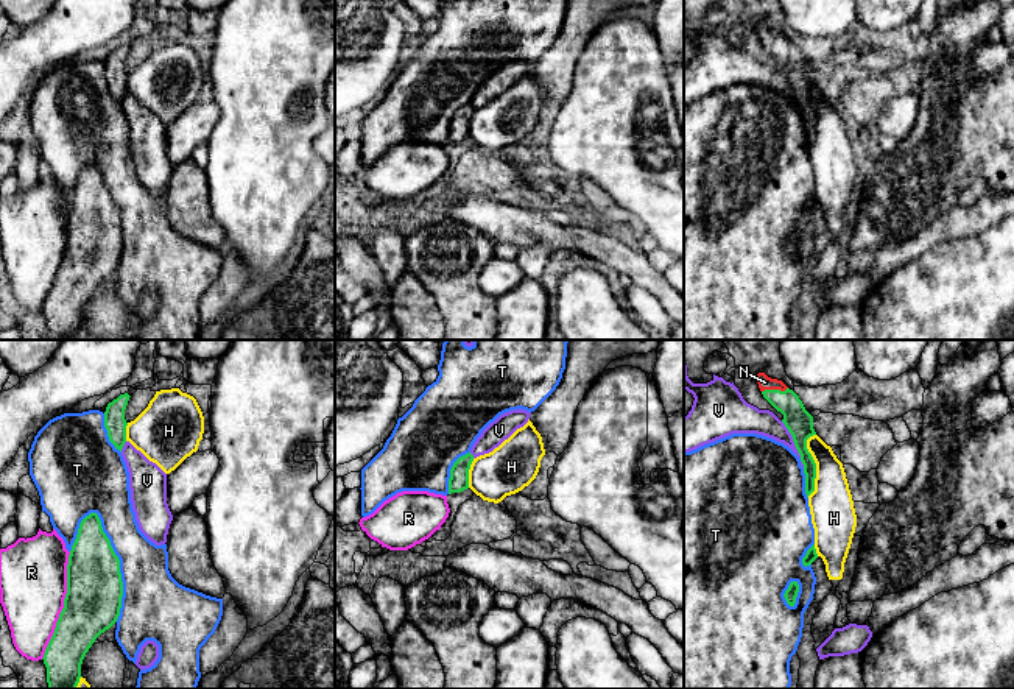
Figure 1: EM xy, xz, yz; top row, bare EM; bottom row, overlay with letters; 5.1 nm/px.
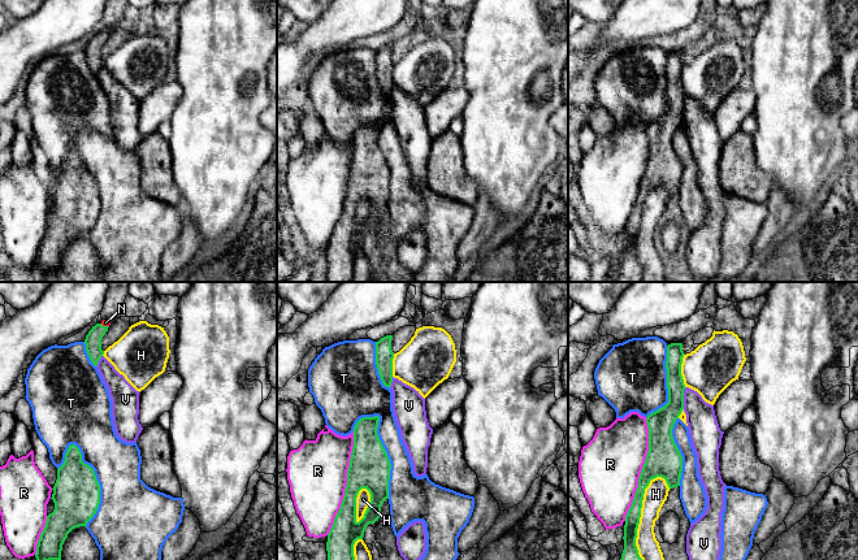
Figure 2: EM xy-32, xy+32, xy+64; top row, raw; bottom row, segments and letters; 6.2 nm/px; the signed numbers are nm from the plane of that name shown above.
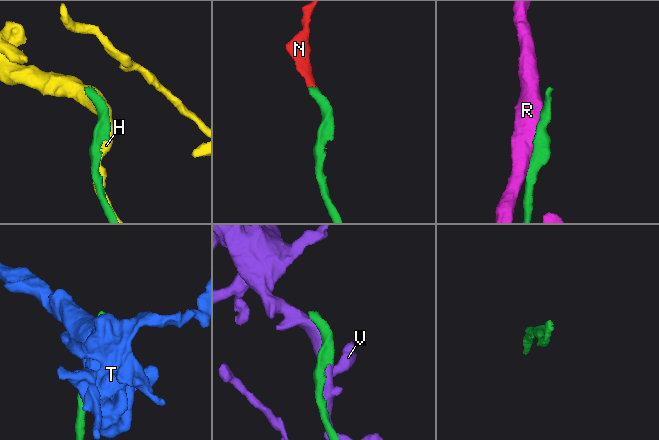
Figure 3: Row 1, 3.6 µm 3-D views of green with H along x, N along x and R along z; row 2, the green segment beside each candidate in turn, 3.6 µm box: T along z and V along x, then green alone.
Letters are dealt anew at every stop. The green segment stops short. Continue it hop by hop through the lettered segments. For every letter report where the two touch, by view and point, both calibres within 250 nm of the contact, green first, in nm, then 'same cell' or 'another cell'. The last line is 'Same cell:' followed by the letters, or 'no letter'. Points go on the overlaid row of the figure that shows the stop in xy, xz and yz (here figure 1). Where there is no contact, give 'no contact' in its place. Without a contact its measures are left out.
H: contact yz (815, 465); calibres 140 and 220 nm; another cell
N: contact yz (774, 390); calibres 140 and 70 nm; same cell
R: contact xy (64, 605); calibres 300 and 360 nm; another cell
T: contact xy (119, 565); calibres 300 and 300 nm; another cell
V: contact yz (795, 445); calibres 140 and 130 nm; another cell
Same cell: N

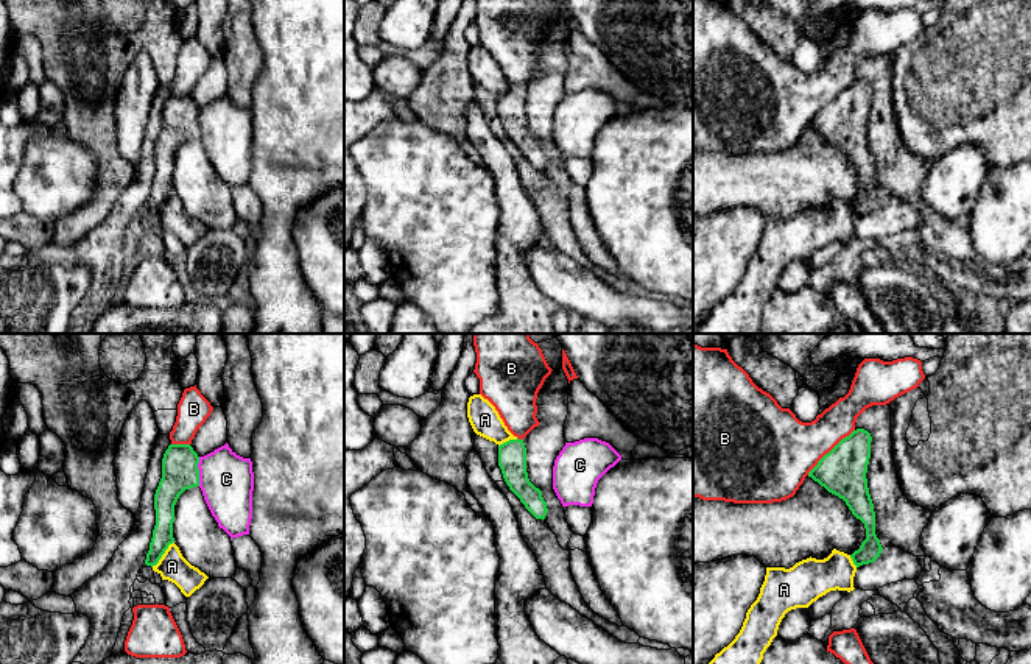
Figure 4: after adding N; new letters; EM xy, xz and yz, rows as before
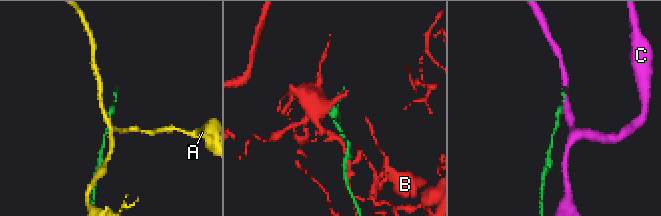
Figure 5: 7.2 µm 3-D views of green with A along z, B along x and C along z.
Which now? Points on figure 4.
A: contact xy (162, 554); calibres 110 and 150 nm; another cell
B: contact yz (830, 451); calibres 240 and 360 nm; another cell
C: contact xy (198, 471); calibres 190 and 280 nm; another cell
Same cell: no letter

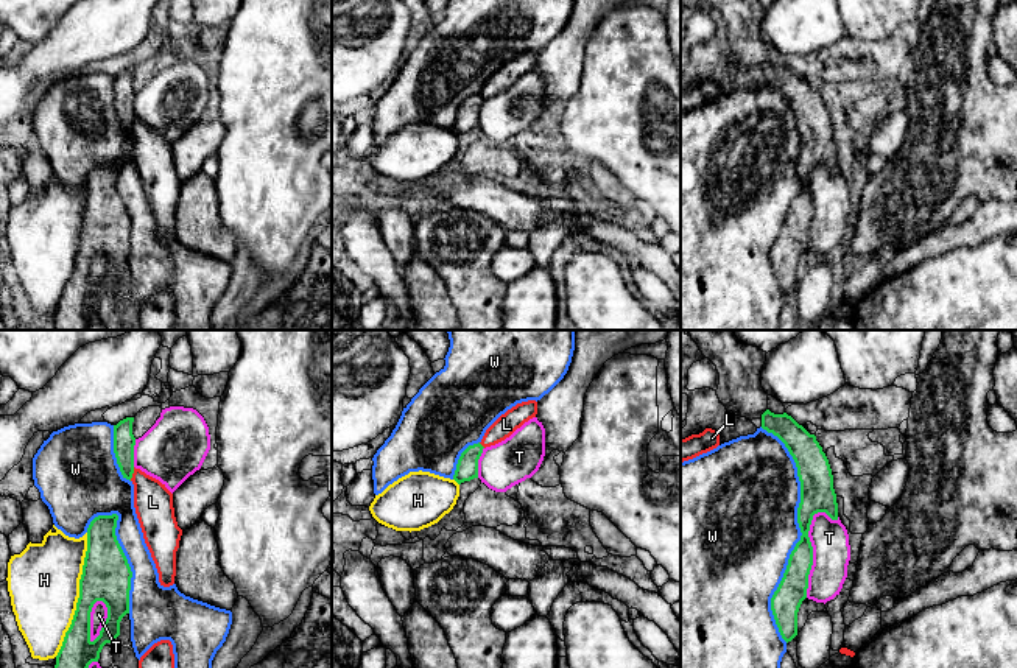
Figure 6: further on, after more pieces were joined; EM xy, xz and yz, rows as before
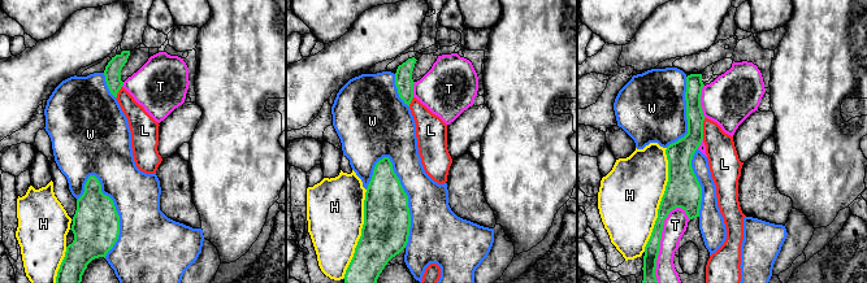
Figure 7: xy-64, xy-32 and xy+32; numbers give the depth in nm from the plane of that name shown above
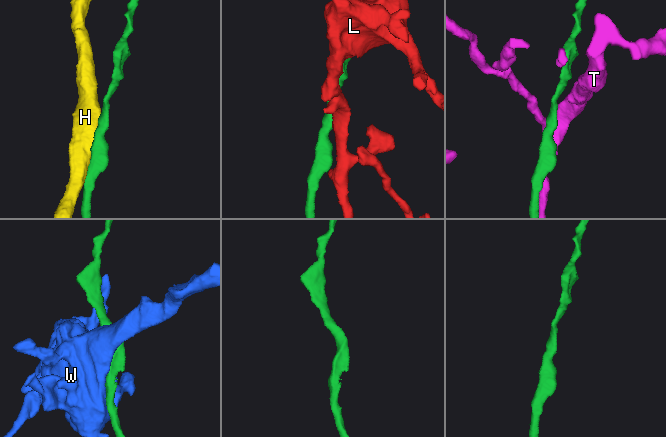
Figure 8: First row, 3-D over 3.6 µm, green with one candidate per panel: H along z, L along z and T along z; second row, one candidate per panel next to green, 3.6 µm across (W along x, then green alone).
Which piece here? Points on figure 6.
H: contact xy (80, 595); calibres 260 and 360 nm; another cell
L: contact xy (133, 472); calibres 110 and 200 nm; another cell
T: contact yz (812, 551); calibres 150 and 190 nm; another cell
W: contact yz (801, 531); calibres 180 and 460 nm; another cell
Same cell: no letter

